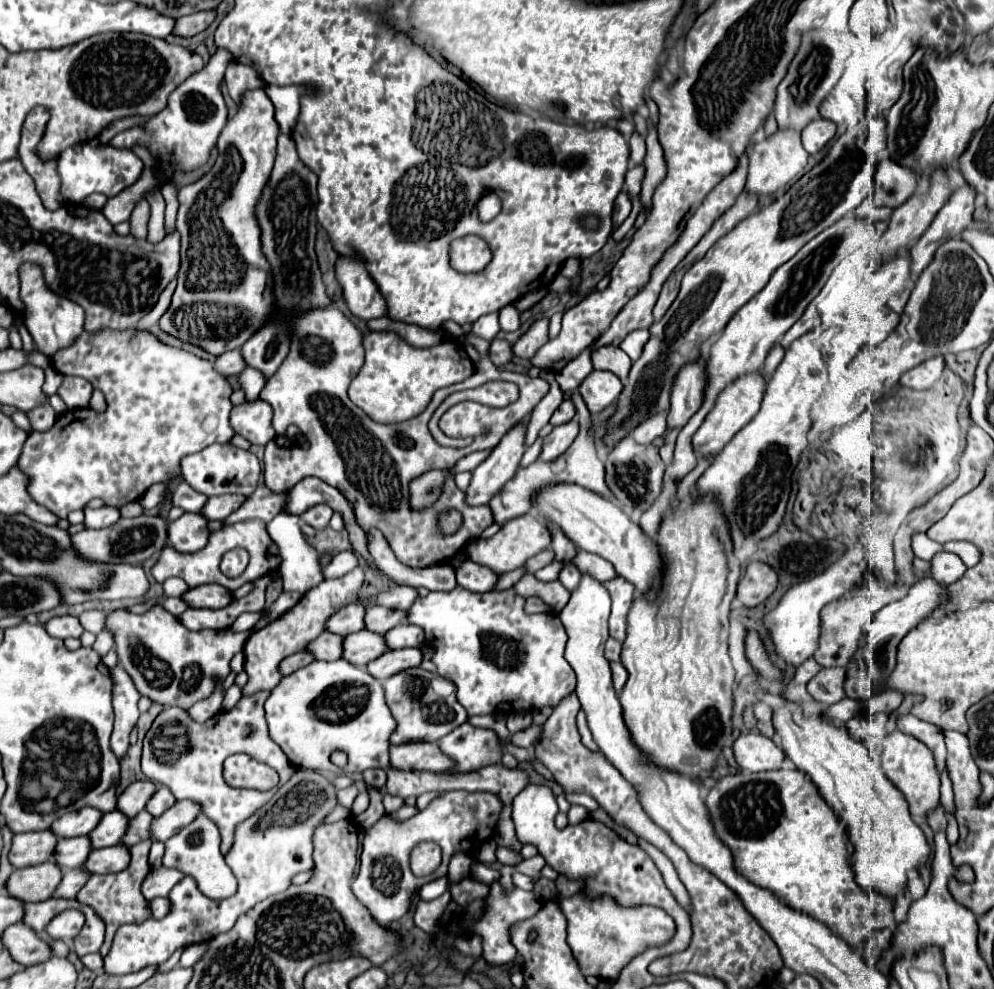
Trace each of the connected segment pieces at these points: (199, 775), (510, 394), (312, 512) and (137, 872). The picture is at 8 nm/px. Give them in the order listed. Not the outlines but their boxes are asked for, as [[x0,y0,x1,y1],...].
[[142,691,296,853],[430,381,518,447],[298,503,334,531],[76,843,152,955]]

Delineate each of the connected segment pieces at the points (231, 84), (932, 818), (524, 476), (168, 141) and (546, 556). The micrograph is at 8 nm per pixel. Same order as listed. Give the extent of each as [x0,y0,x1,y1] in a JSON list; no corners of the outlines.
[[224,61,266,93],[926,807,946,831],[490,391,612,525],[110,71,228,171],[526,549,554,573]]

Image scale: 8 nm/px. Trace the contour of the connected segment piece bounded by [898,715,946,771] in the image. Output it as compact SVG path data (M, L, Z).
M906 715L898 719L898 729L902 733L908 733L916 739L920 739L922 743L926 743L932 751L934 757L938 759L938 769L944 769L944 759L946 759L946 743L944 743L944 731L932 723L926 723L914 715Z

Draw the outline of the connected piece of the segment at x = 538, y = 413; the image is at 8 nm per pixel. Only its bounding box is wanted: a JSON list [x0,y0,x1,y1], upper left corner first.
[524,383,562,447]

